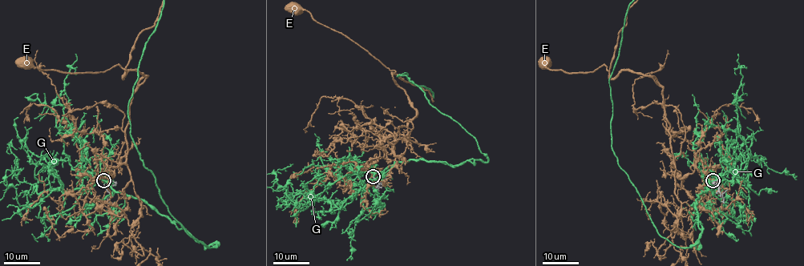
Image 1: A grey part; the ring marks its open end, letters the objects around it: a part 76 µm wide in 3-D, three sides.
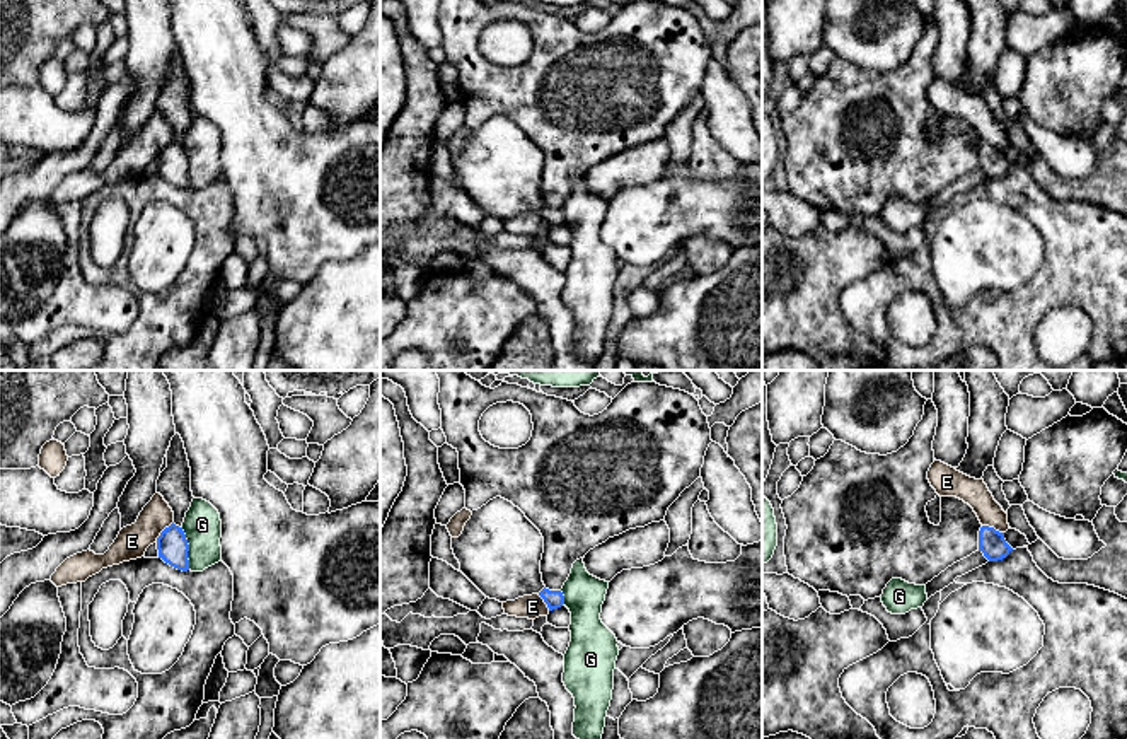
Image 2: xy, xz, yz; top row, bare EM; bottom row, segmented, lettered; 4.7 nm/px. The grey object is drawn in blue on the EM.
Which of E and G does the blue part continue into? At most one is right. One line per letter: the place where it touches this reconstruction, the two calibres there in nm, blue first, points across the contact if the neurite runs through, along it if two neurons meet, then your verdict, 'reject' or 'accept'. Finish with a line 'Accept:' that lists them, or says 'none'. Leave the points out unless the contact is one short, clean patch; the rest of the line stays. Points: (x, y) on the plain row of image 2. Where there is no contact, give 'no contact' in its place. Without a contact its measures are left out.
E: xy (162, 149) | 150/150 nm | along xy (173, 139), (156, 159) | reject
G: xy (188, 166) | 150/180 nm | along xy (181, 145), (188, 162), (190, 186) | reject
Accept: none

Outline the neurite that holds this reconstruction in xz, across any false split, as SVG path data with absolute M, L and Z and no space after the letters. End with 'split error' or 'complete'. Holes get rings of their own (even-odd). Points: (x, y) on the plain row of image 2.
M496 114L472 128L459 155L452 155L452 167L460 181L460 189L489 217L500 220L539 212L549 229L564 222L561 208L549 208L542 200L540 177L544 155L540 148L511 119Z; split error

